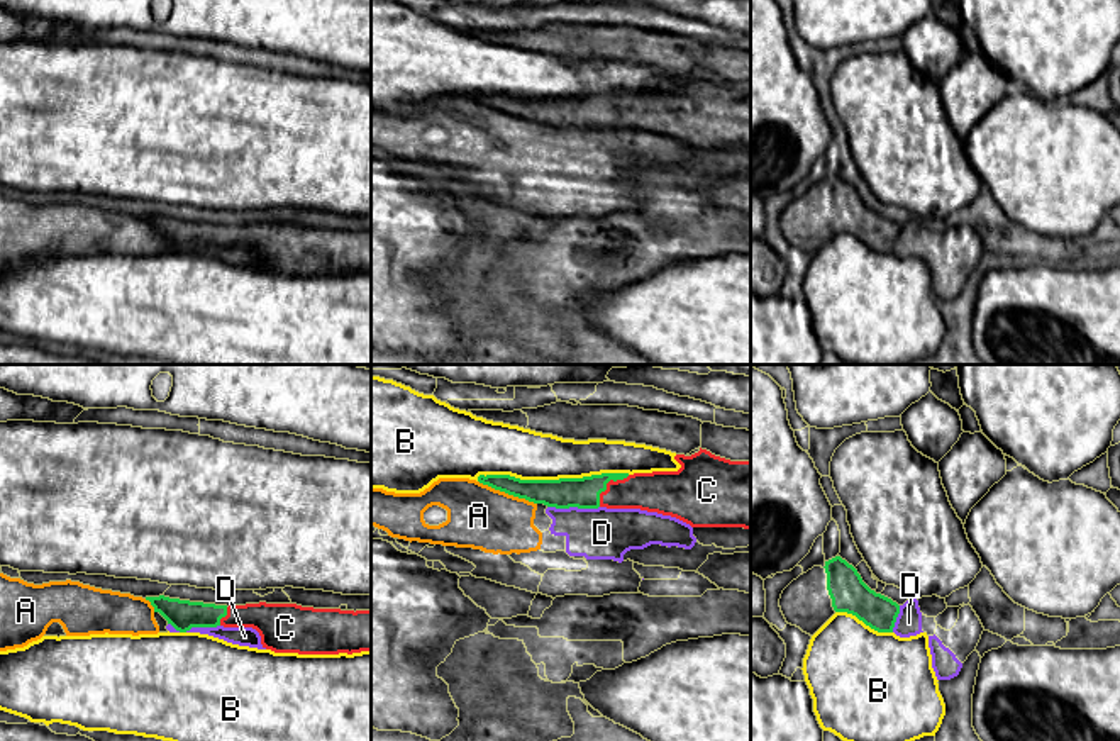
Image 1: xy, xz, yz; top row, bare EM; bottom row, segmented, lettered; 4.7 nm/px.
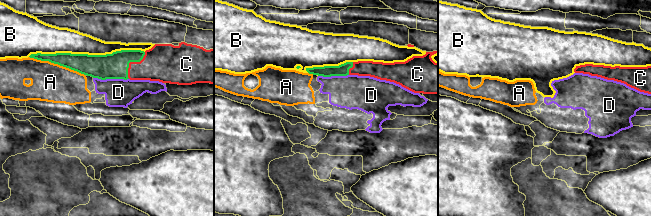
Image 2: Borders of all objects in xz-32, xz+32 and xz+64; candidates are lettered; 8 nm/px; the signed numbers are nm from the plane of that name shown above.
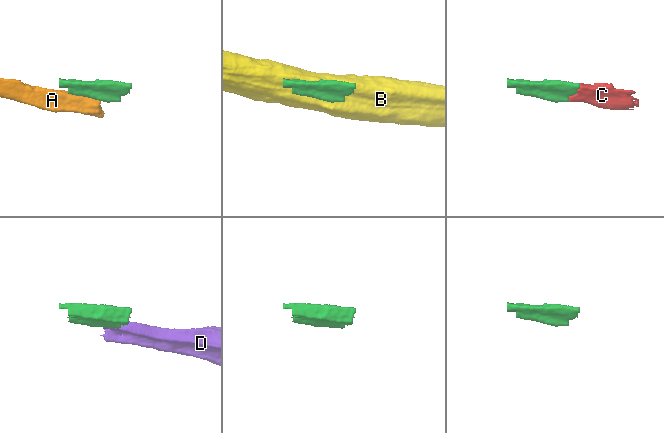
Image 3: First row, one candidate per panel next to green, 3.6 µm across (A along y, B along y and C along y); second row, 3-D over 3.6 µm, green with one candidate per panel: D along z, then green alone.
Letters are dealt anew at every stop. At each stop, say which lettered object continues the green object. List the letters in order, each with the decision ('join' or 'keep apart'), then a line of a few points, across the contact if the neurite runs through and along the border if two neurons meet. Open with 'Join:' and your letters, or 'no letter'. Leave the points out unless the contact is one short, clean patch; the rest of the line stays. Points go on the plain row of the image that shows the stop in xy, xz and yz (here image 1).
Join: C
A: keep apart
B: keep apart
C: join
D: keep apart | xz (548, 126), (598, 128)

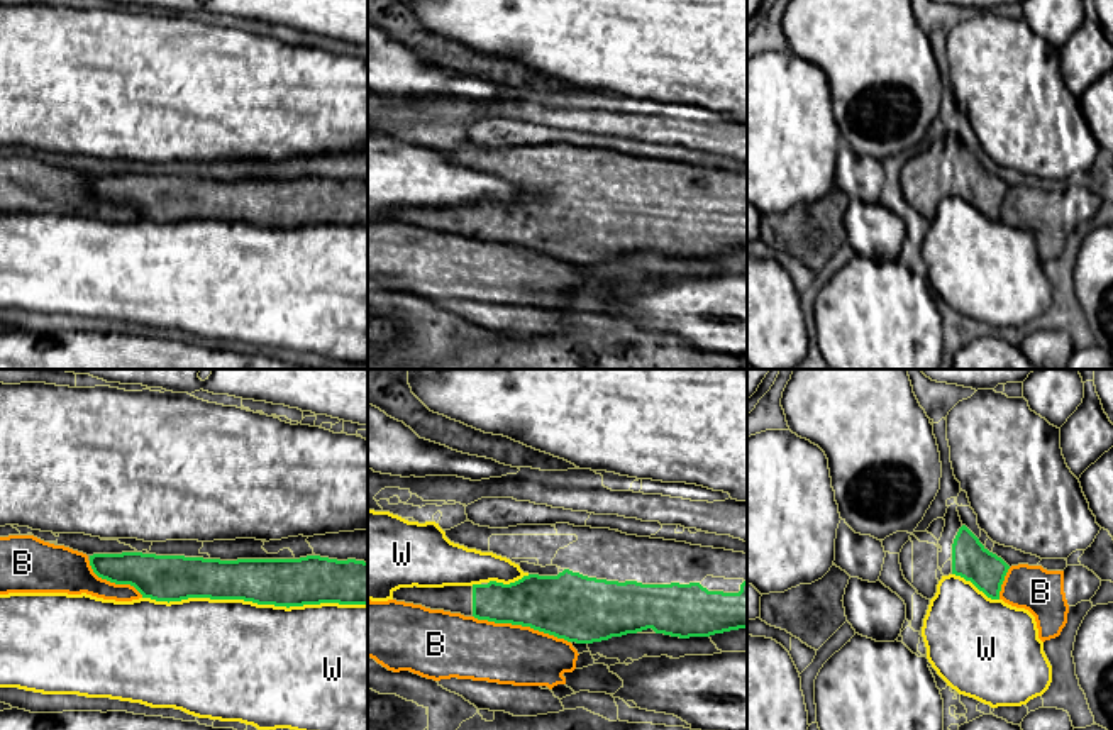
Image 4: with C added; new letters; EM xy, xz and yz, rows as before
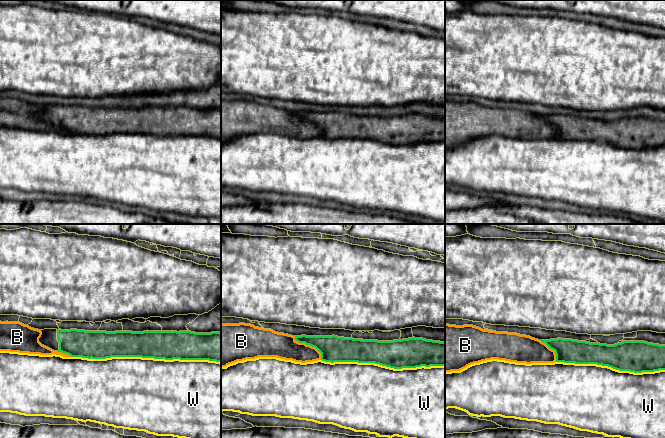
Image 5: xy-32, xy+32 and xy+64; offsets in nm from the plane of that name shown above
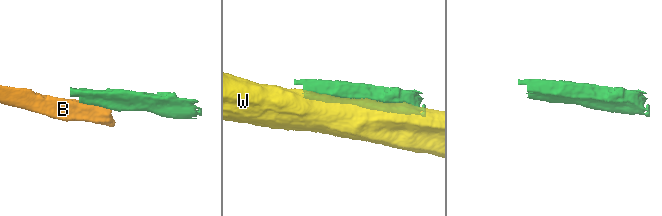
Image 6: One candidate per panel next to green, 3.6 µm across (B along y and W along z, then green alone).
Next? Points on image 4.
Join: no letter
B: keep apart
W: keep apart

